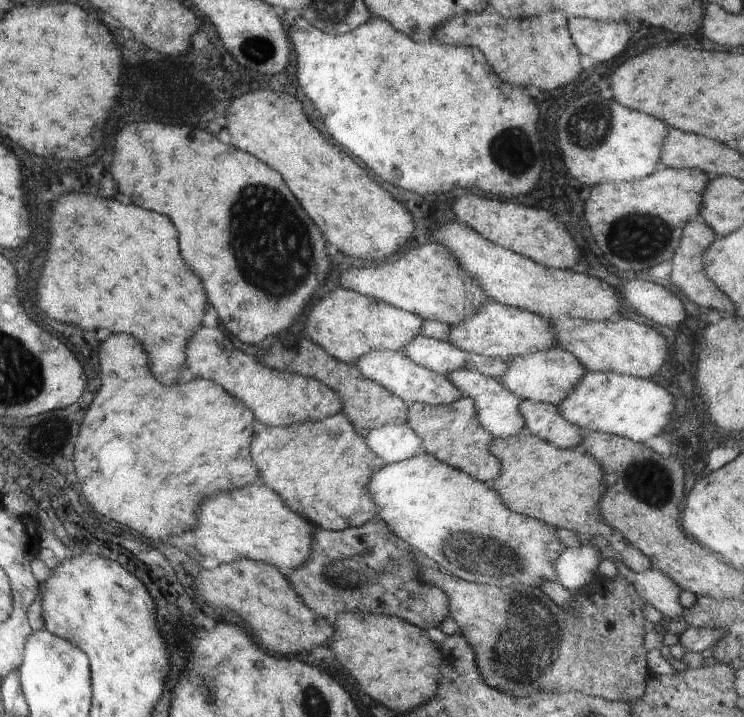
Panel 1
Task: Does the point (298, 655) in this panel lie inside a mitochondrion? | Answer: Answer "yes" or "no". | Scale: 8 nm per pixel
no

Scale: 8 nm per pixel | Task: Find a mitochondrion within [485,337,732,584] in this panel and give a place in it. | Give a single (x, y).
(648, 481)

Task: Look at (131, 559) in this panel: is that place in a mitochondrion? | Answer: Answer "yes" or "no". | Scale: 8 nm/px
no

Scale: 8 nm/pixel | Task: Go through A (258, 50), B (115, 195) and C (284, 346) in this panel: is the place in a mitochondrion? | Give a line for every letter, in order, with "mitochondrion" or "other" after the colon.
A: mitochondrion
B: other
C: mitochondrion

